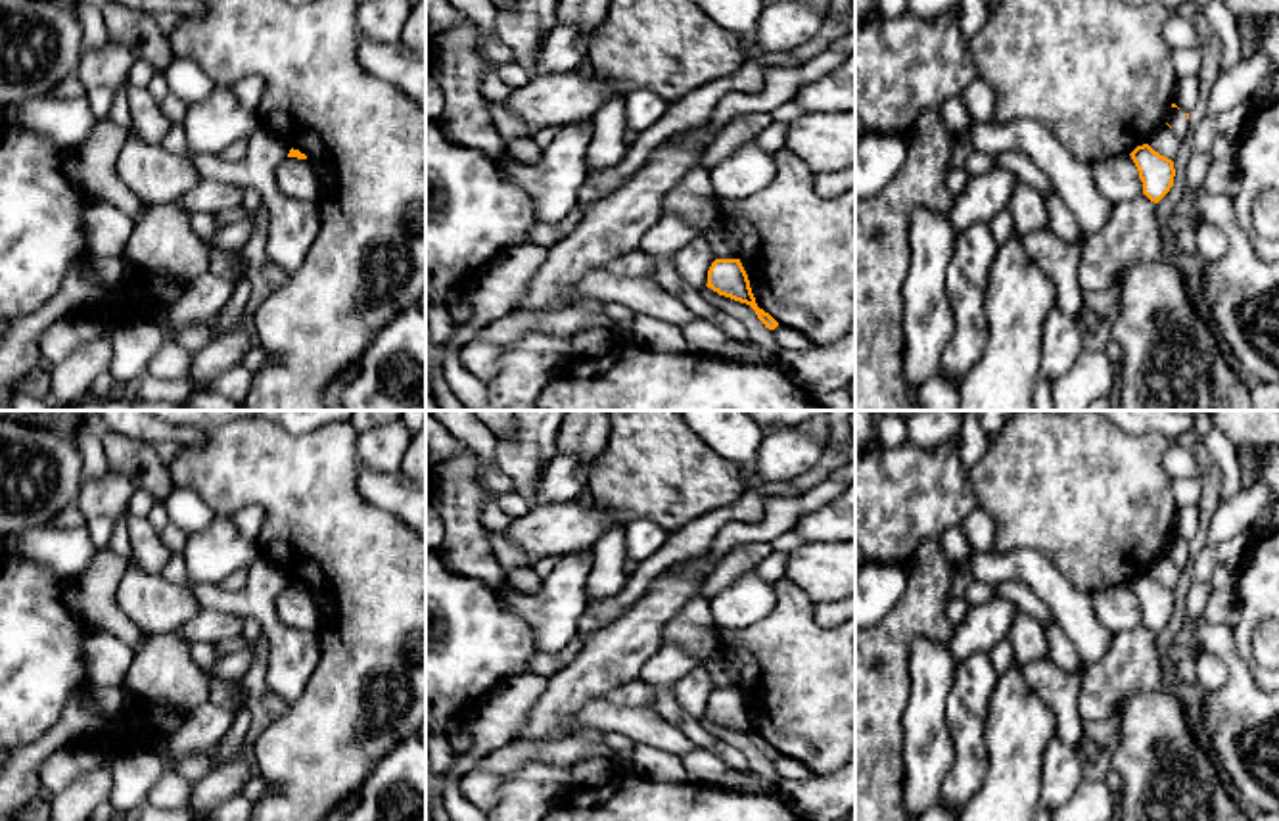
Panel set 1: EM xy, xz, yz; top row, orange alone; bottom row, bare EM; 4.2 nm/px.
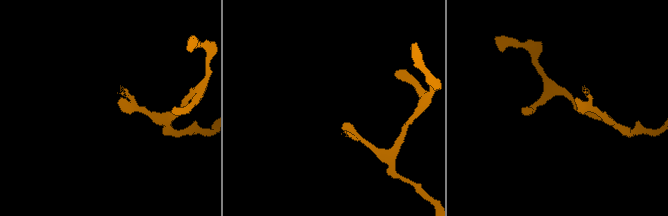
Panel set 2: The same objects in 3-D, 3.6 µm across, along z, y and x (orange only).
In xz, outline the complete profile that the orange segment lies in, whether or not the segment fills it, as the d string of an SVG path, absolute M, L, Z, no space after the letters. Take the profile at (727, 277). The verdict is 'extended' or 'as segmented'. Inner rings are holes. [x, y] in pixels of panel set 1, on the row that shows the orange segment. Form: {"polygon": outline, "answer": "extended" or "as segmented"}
{"polygon": "M715 259L708 270L706 286L719 295L750 305L765 328L775 330L779 326L769 313L757 307L740 259Z", "answer": "as segmented"}

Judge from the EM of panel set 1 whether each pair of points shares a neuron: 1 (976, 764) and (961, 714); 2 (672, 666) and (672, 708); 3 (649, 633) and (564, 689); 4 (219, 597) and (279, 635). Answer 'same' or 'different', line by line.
1: same
2: same
3: same
4: same

